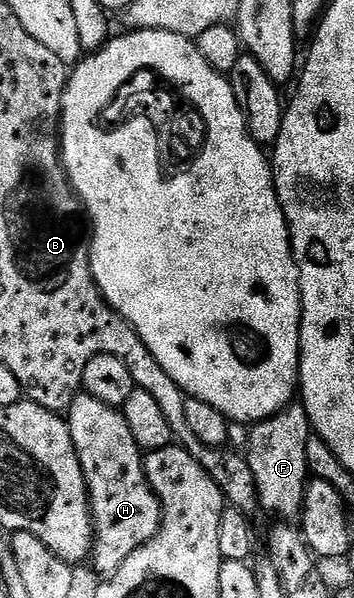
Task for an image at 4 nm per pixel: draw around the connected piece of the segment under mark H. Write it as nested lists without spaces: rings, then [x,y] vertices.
[[[82,392],[69,406],[67,421],[93,509],[95,541],[91,563],[101,576],[108,576],[119,572],[123,560],[161,530],[161,502],[145,475],[143,451],[135,436],[131,436],[131,428],[127,428],[127,420],[118,407],[103,404]]]

